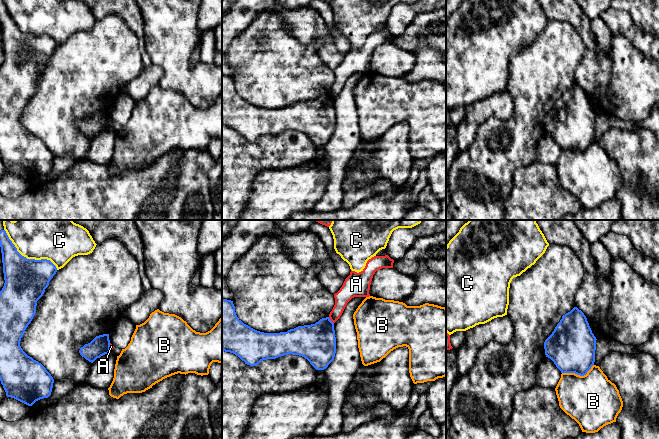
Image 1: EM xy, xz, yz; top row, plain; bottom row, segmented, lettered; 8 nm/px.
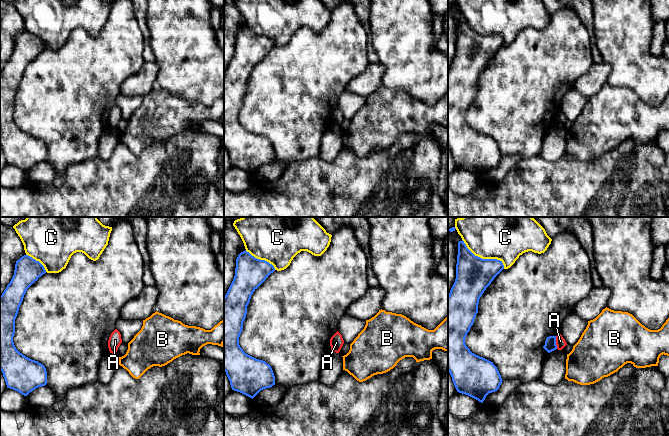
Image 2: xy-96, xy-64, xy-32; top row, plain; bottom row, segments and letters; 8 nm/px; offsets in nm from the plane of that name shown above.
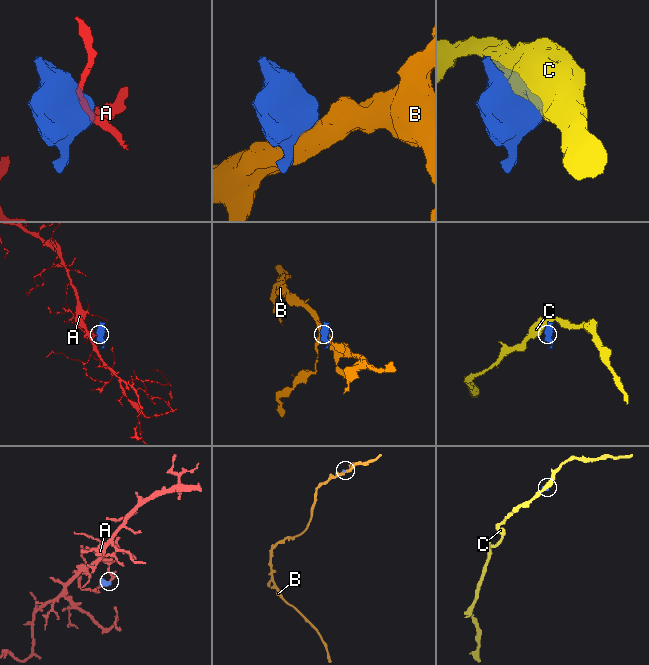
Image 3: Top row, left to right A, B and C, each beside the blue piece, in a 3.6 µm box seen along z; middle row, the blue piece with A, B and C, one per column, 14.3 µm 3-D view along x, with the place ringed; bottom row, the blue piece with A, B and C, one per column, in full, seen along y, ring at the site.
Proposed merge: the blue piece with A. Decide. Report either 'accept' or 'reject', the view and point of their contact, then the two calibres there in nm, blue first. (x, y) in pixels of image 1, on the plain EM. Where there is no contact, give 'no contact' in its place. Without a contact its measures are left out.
reject | xz (330, 96) | 300/120 nm

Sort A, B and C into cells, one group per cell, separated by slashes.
A / B / C

